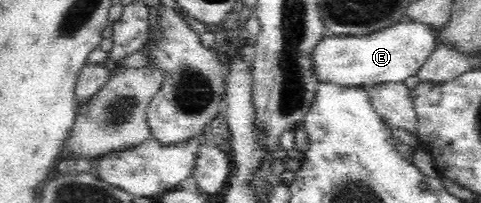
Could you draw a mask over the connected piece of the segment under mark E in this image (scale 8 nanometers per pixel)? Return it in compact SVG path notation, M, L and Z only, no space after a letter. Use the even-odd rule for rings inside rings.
M401 22L393 24L391 27L370 33L369 35L344 35L335 36L327 34L315 45L313 51L313 66L315 66L315 76L318 83L339 83L346 87L355 85L370 93L377 85L385 83L405 82L407 77L417 75L417 71L423 67L427 57L435 51L439 44L437 28L423 22Z

